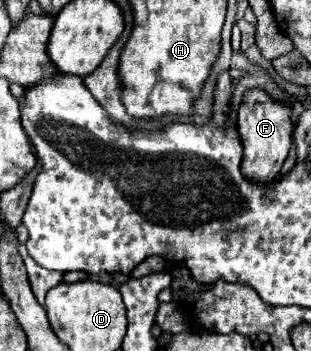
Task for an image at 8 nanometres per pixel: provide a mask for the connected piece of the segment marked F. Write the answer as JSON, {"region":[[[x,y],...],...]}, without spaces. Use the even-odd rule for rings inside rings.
{"region":[[[249,88],[243,94],[243,100],[237,110],[239,134],[243,138],[243,174],[257,182],[271,182],[277,178],[293,136],[293,120],[291,120],[291,104],[273,98],[263,88]]]}

